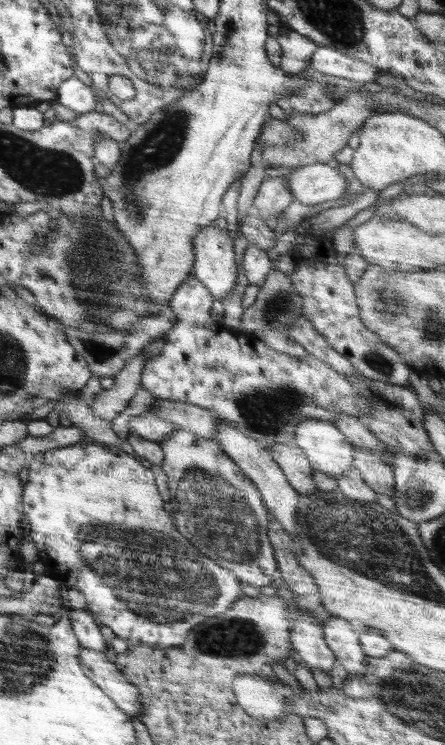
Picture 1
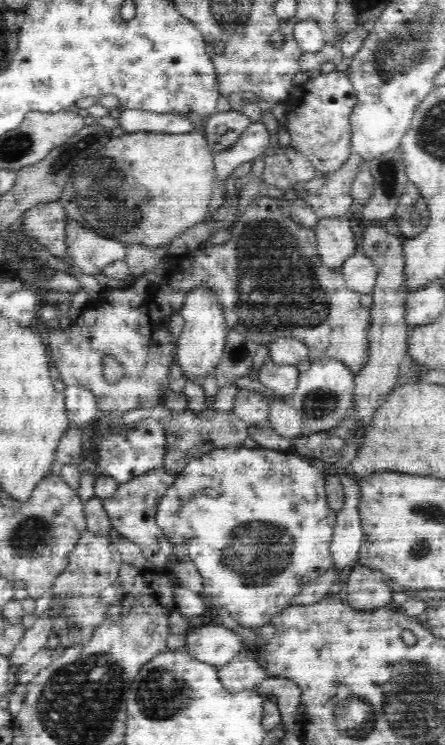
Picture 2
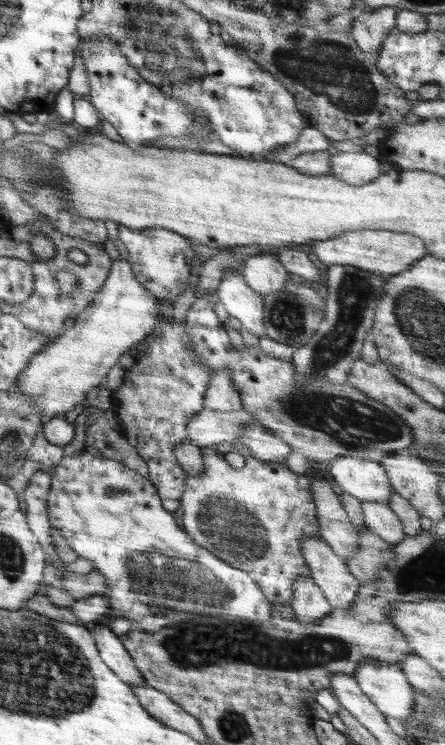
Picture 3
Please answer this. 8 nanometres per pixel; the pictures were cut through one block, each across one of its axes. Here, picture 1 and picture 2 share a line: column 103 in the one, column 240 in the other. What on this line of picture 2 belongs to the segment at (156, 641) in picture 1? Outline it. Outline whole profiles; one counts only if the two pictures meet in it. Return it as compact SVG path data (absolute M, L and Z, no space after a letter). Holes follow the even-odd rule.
M242 444L228 445L206 453L196 460L190 461L186 468L178 474L176 481L166 491L166 496L160 500L155 520L164 535L169 539L169 542L185 548L186 553L188 553L186 558L196 565L196 569L204 579L204 590L202 590L201 594L211 600L209 603L210 610L214 612L216 619L218 618L217 609L224 608L241 626L256 628L270 624L275 615L280 614L286 607L290 608L296 605L296 600L293 600L293 598L306 585L301 584L302 577L308 579L308 582L314 582L316 578L320 578L322 574L326 574L330 570L333 566L330 544L332 544L337 513L330 509L327 502L325 487L328 480L329 473L306 457L290 451L278 451L277 449L260 446L246 448Z

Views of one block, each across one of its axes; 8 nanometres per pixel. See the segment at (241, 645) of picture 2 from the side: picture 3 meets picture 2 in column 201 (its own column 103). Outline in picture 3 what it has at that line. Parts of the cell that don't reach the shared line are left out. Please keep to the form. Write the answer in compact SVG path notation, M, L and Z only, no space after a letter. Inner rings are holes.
M90 628L90 630L96 640L101 659L117 673L118 677L130 686L146 684L142 671L134 665L132 657L122 644L122 636L118 638L118 635L112 634L108 628L100 628L100 630Z

